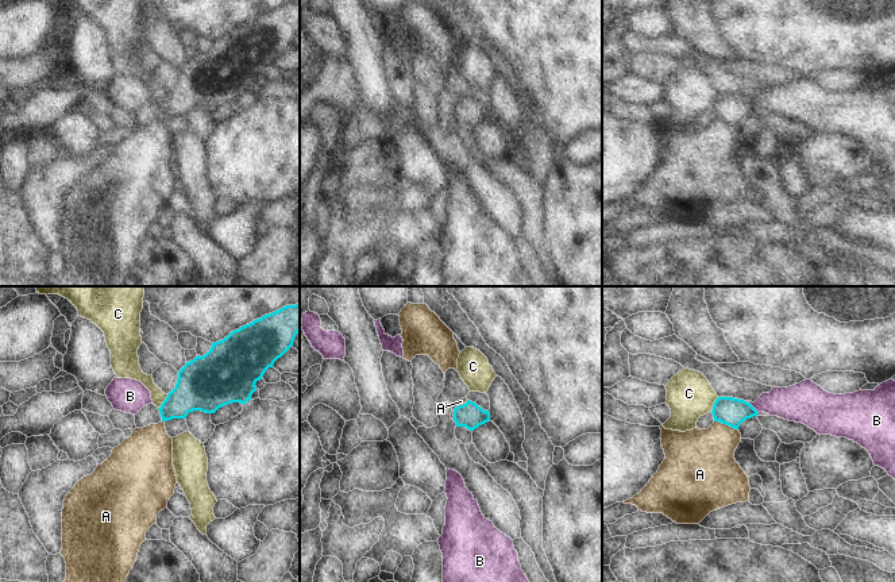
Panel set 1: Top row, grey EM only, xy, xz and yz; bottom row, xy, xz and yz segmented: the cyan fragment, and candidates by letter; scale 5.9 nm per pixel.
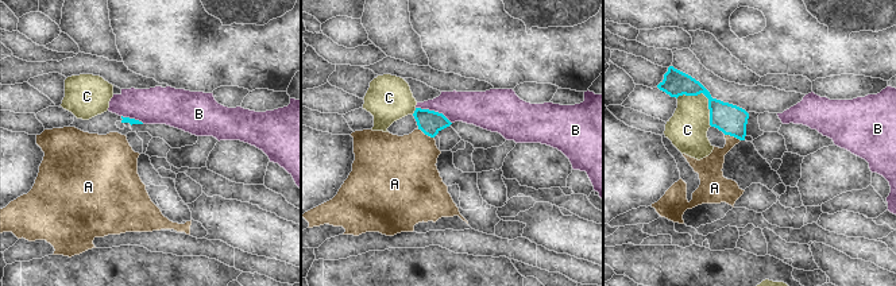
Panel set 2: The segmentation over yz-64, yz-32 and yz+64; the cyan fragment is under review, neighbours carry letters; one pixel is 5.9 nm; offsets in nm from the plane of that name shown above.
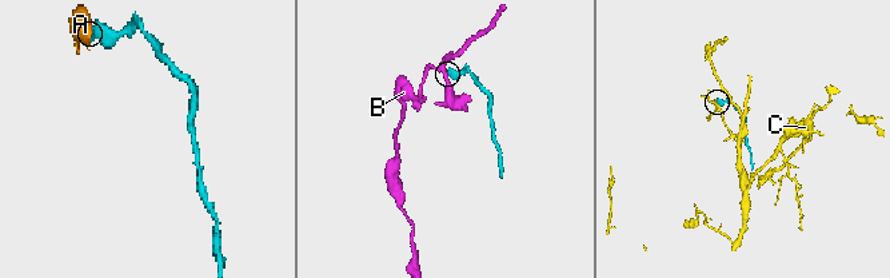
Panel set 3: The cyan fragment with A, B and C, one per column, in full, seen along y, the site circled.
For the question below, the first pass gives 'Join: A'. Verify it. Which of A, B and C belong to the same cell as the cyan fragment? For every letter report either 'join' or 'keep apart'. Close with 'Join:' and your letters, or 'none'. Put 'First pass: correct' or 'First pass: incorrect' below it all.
A: join
B: keep apart
C: keep apart
Join: A
First pass: correct

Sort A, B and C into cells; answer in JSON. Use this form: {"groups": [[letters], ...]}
{"groups": [["A"], ["B"], ["C"]]}

